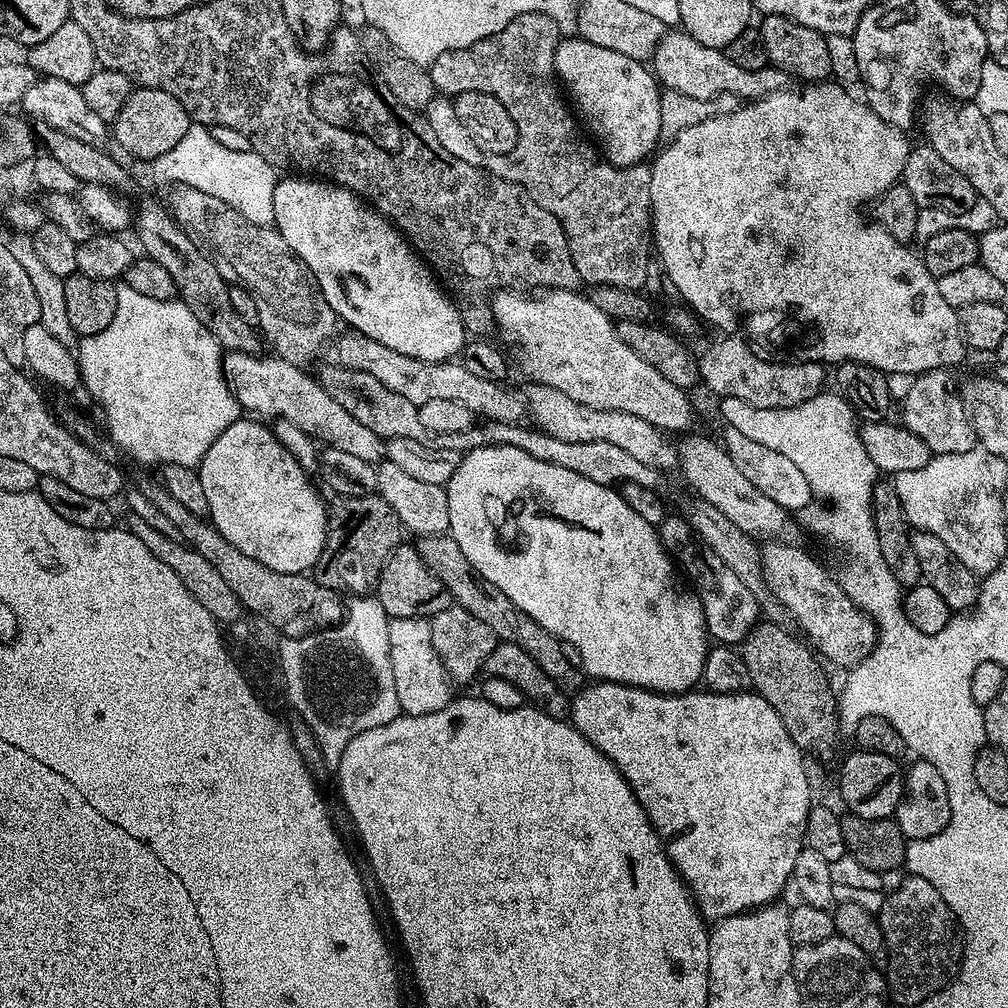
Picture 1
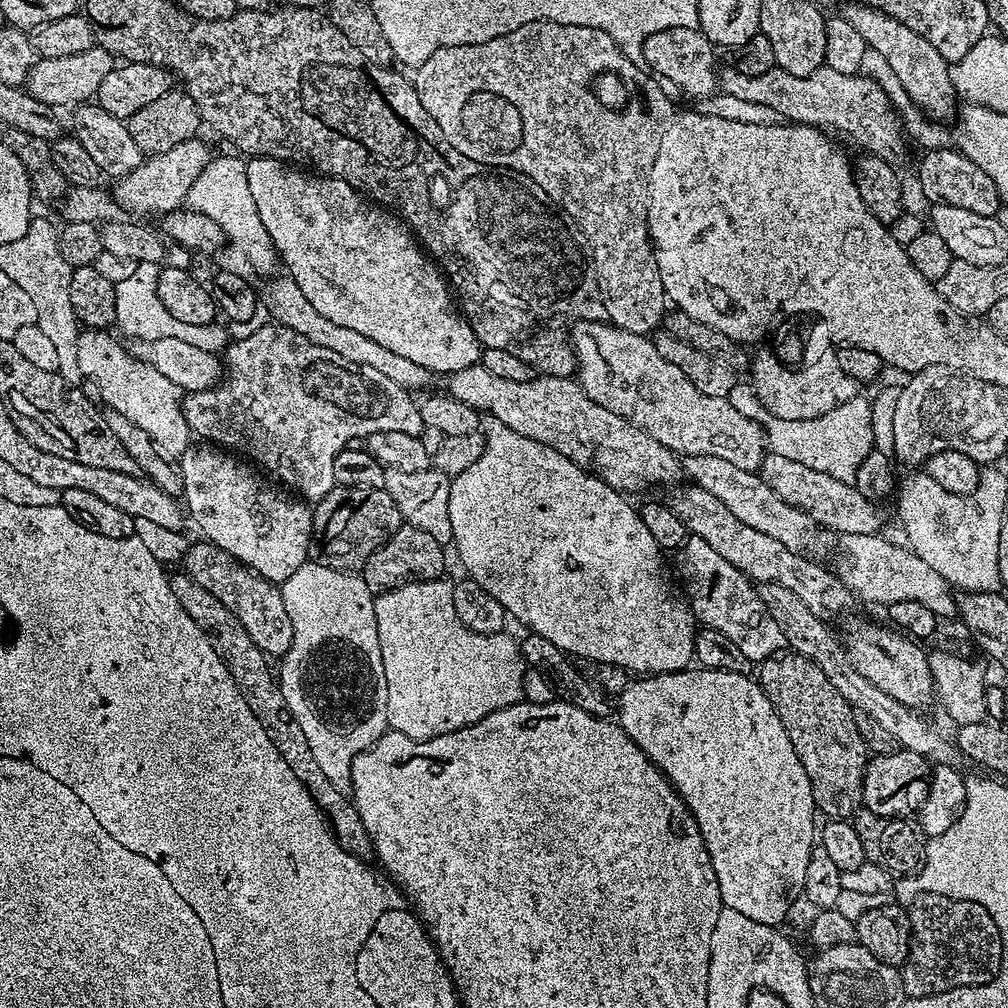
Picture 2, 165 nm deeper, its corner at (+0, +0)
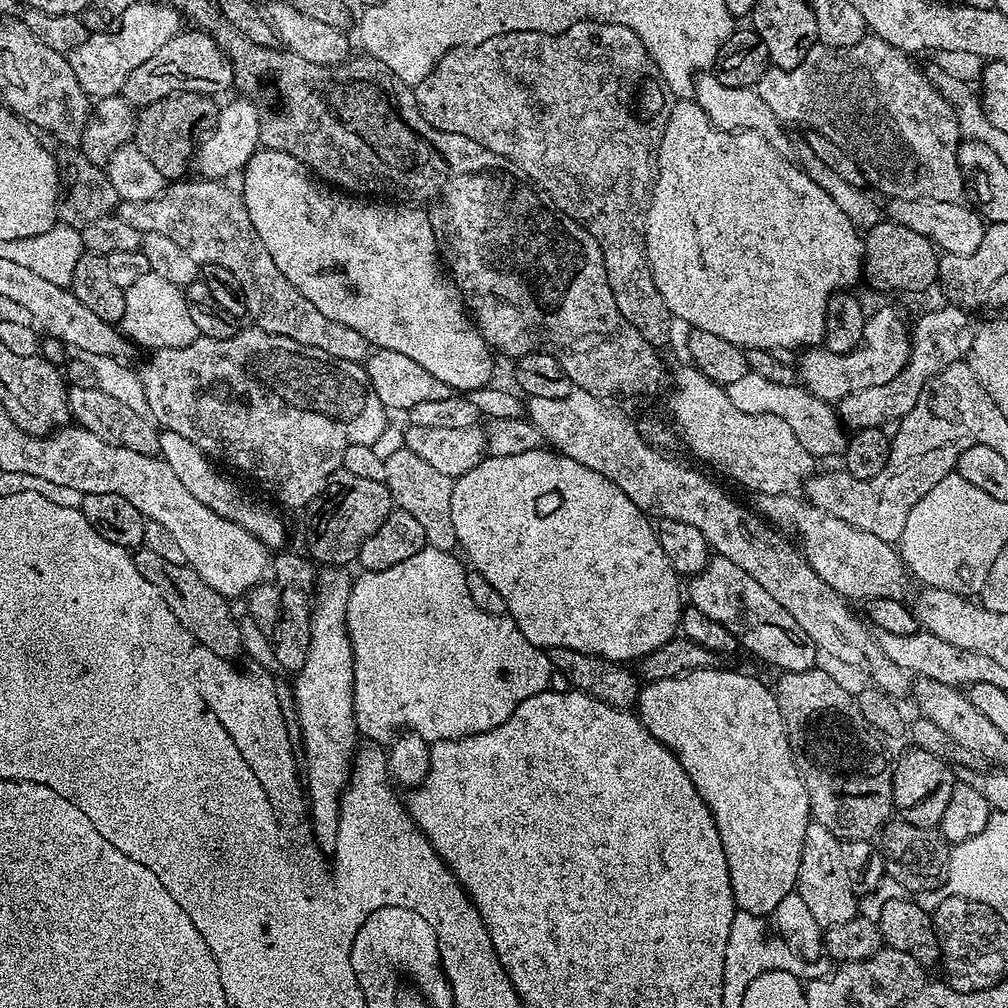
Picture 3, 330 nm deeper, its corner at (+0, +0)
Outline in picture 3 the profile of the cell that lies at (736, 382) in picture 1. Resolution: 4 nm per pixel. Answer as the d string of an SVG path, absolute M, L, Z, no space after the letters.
M880 308L873 316L871 313L865 319L864 333L854 351L834 354L823 346L805 351L798 360L798 380L819 400L835 405L842 398L846 398L846 394L855 394L857 390L866 390L869 386L882 386L882 382L890 382L890 378L894 378L908 361L911 349L909 325L904 325L903 318L894 309Z

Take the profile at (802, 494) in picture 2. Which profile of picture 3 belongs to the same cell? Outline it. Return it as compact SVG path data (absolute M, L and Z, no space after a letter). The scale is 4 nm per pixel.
M968 363L946 366L918 394L914 410L895 425L896 436L894 432L890 458L882 474L859 480L843 470L817 471L805 480L803 495L809 504L834 514L834 518L842 518L842 522L850 522L858 530L866 530L866 534L874 534L874 538L899 541L902 530L906 530L910 510L942 478L953 475L962 450L989 440L993 445L1003 445L1003 434L996 432L998 413L991 402L990 394L986 394Z

